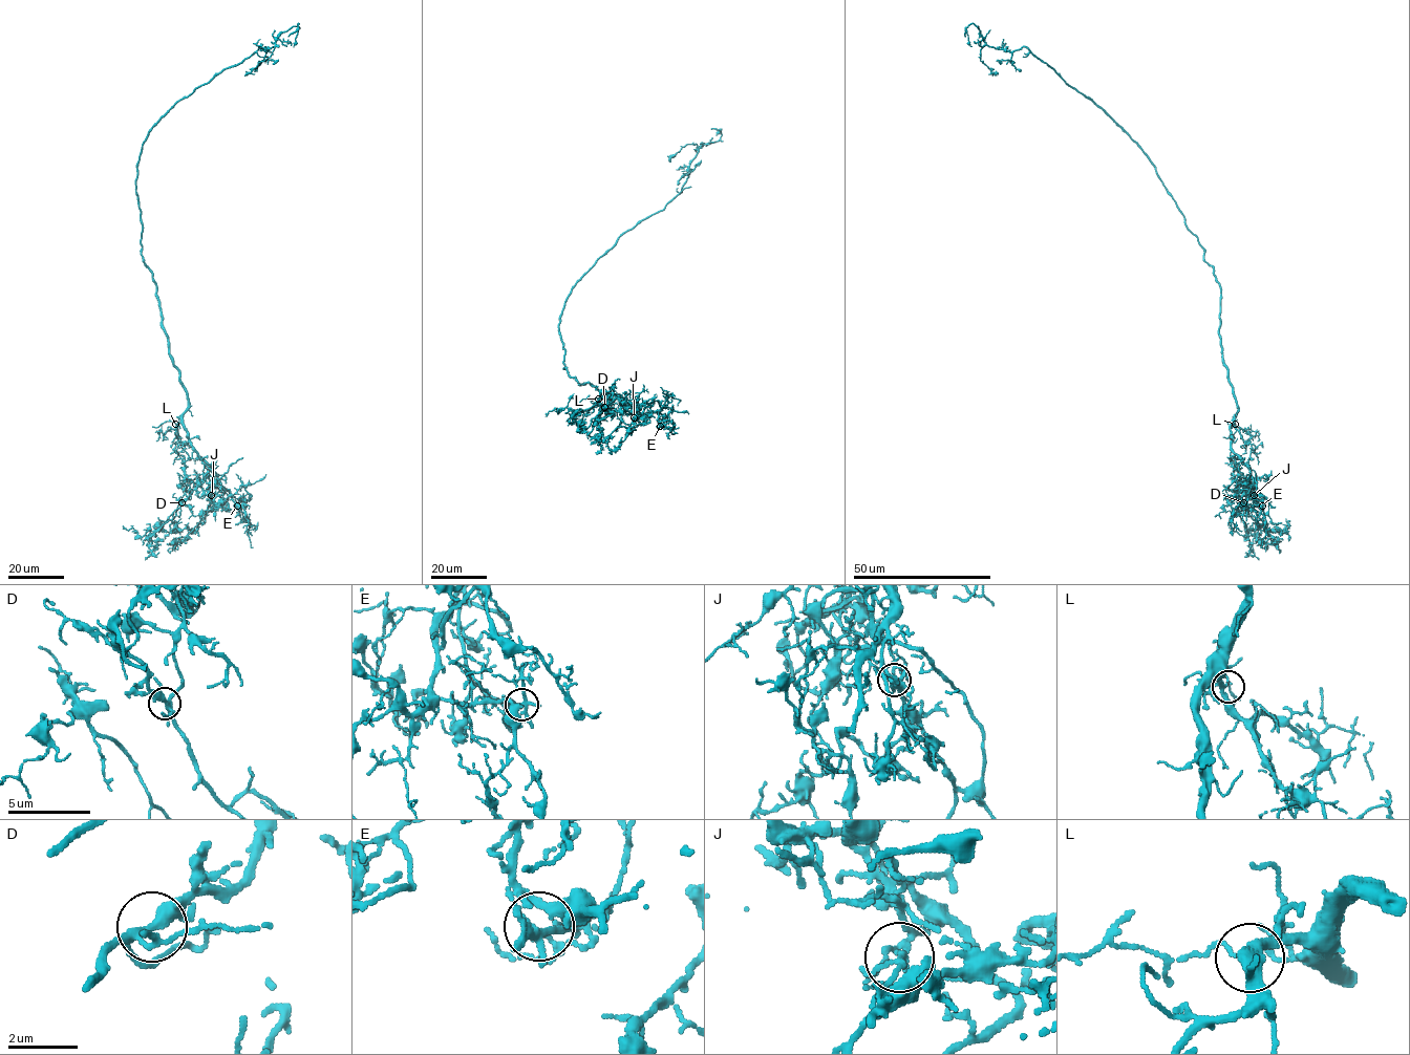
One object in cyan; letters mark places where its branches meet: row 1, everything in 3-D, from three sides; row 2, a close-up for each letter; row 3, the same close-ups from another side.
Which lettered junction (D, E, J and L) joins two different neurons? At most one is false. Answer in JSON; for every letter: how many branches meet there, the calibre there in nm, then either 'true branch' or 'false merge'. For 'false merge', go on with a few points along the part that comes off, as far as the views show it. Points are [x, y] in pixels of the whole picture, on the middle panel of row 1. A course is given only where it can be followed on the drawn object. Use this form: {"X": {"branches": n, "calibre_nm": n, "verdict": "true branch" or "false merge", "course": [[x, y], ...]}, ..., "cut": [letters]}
{"D": {"branches": 4, "calibre_nm": 280, "verdict": "true branch"}, "E": {"branches": 4, "calibre_nm": 190, "verdict": "true branch"}, "J": {"branches": 4, "calibre_nm": 130, "verdict": "false merge", "course": [[635, 417], [628, 432], [643, 421], [617, 397], [586, 428], [574, 422], [619, 380]]}, "L": {"branches": 4, "calibre_nm": 200, "verdict": "true branch"}, "cut": ["J"]}

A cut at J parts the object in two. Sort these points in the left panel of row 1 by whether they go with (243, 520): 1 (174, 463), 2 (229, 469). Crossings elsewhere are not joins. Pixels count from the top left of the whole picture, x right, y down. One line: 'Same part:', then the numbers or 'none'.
Same part: 1

